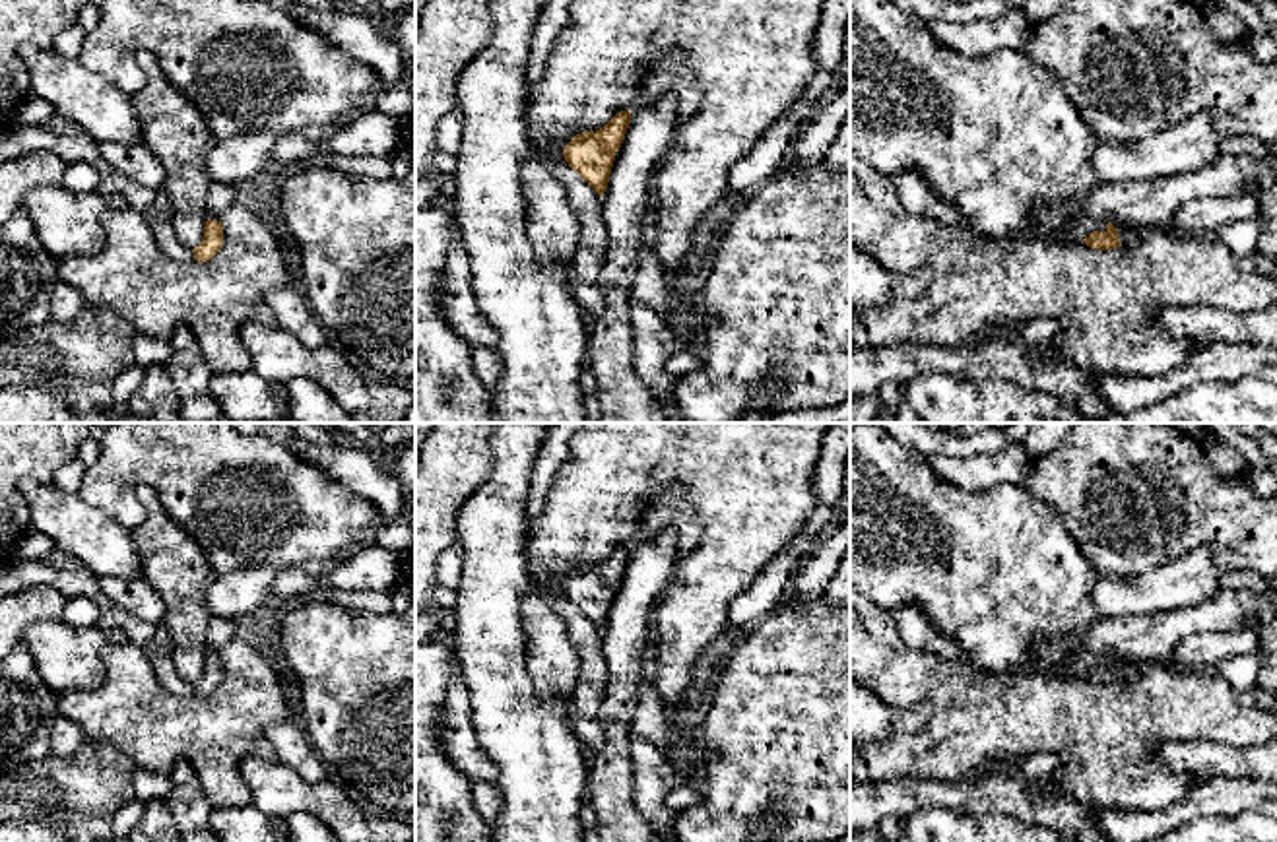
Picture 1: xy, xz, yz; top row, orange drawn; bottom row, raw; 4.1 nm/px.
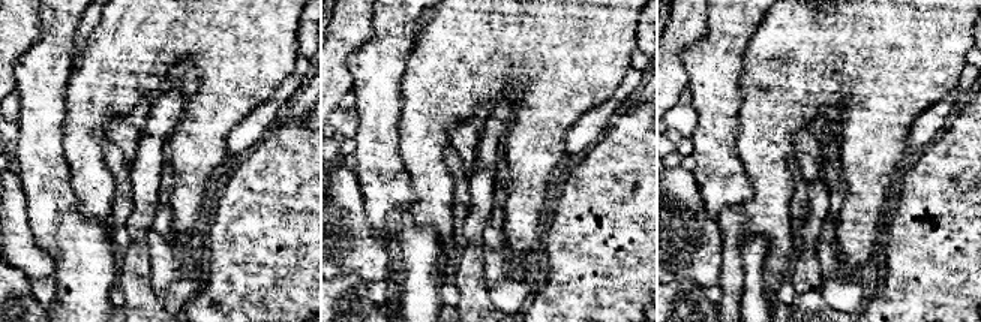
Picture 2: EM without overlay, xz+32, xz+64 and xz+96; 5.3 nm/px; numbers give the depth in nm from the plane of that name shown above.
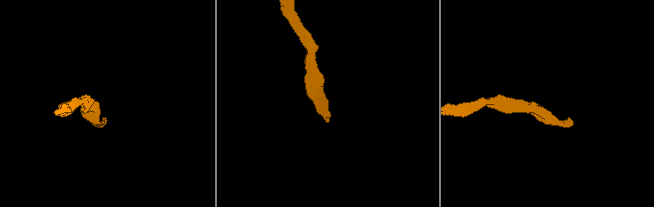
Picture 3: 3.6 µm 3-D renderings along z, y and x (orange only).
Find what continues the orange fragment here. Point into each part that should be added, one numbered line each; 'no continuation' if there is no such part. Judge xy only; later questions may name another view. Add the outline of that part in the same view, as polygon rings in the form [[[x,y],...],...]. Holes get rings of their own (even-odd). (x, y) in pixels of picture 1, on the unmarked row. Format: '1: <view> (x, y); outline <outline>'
1: xy (220, 631); outline [[[213,617],[208,625],[206,652],[221,656],[225,646],[237,636],[235,621]]]

